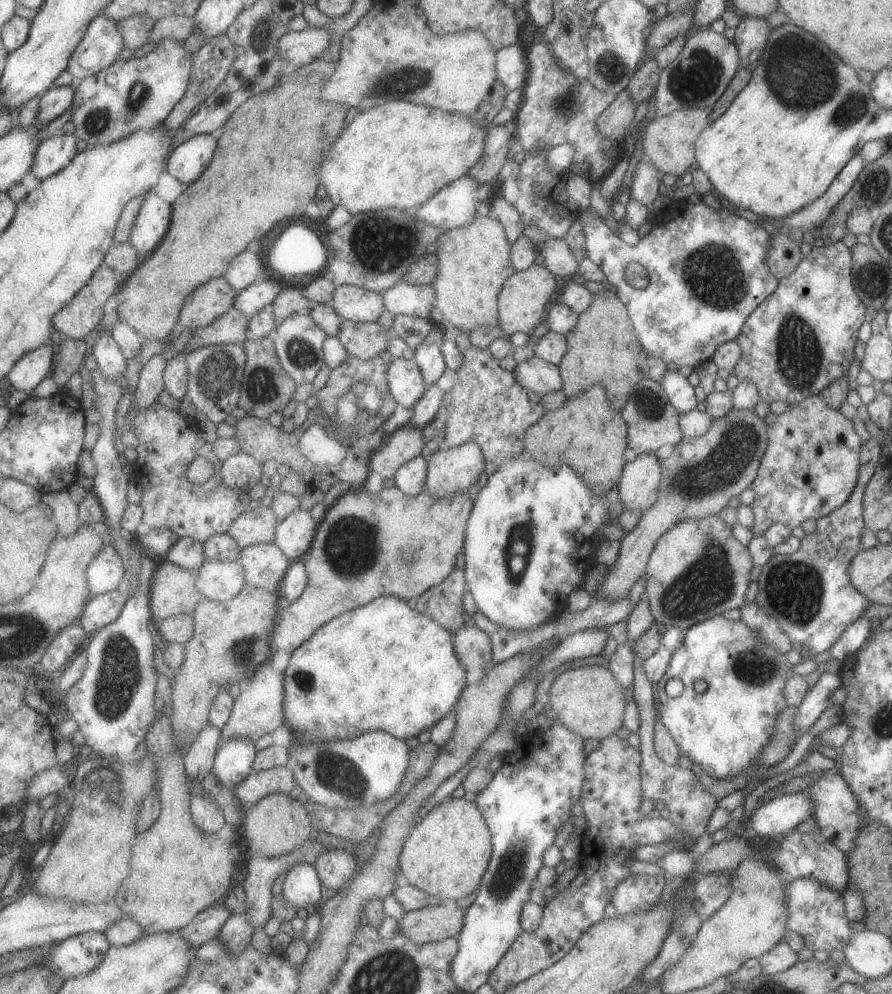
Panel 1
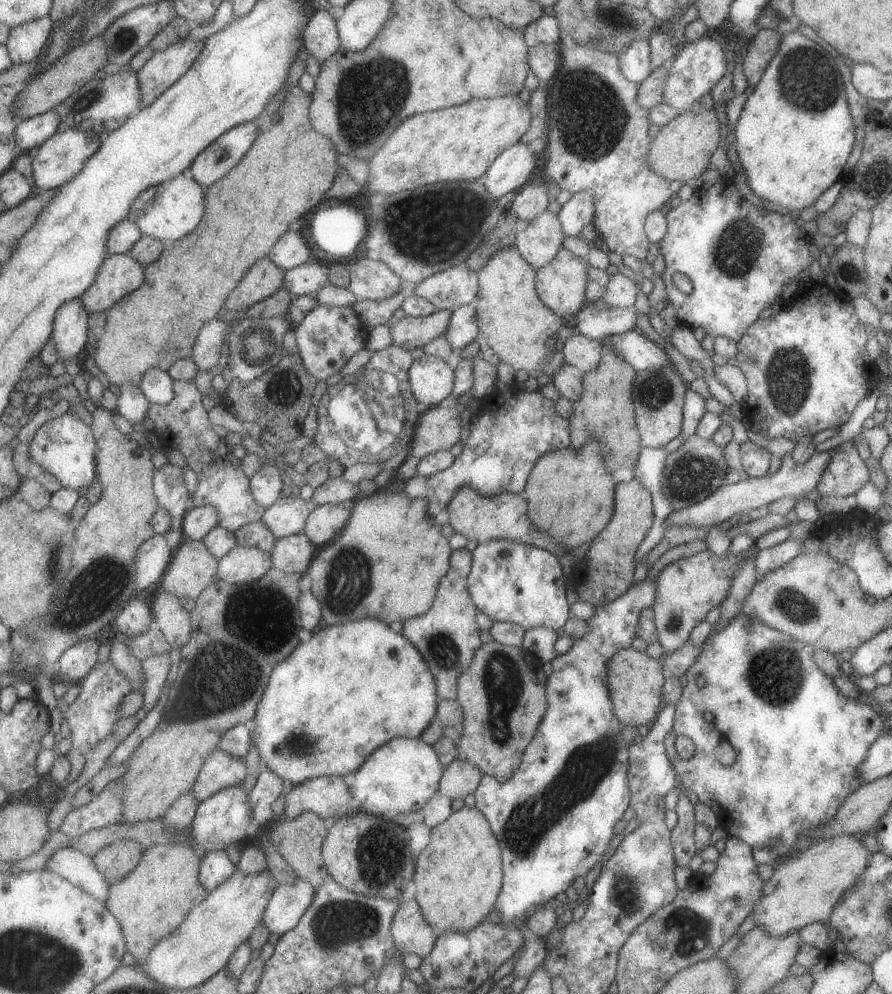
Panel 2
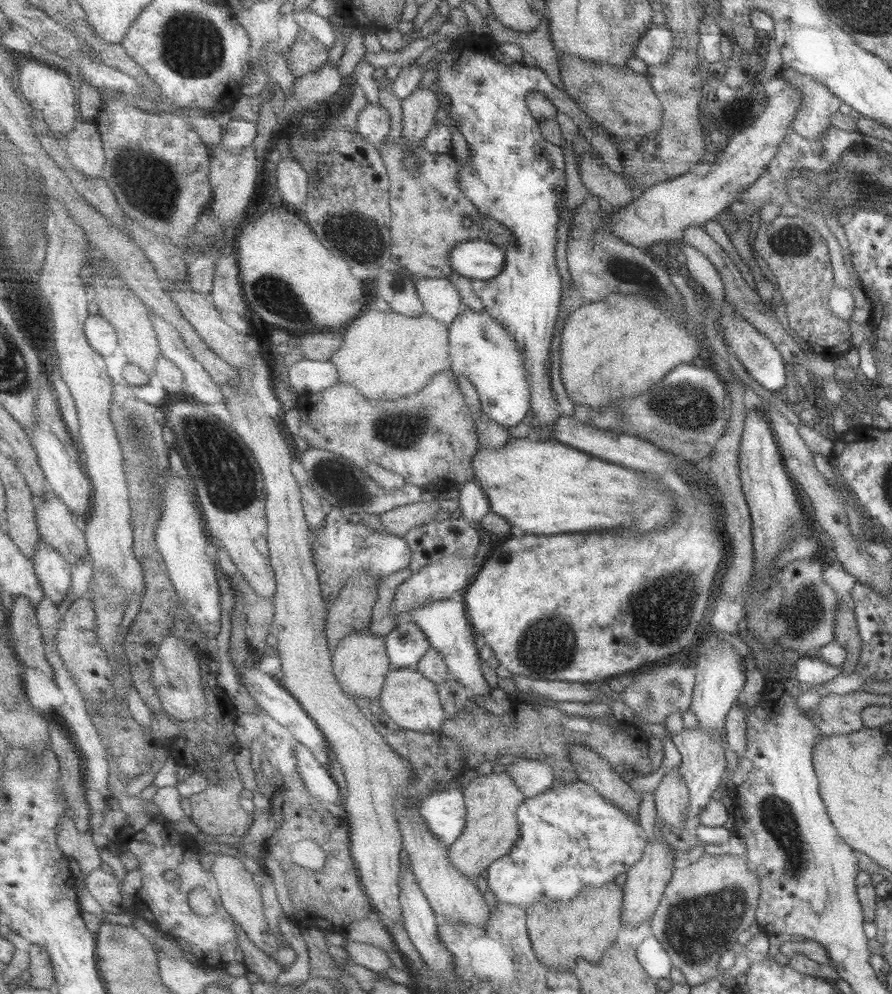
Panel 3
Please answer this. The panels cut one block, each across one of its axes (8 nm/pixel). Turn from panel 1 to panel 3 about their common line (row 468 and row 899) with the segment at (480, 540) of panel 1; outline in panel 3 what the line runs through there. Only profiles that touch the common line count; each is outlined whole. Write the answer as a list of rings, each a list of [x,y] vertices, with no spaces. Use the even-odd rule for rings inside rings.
[[[579,778],[573,784],[556,783],[551,790],[535,798],[527,798],[520,806],[517,812],[521,831],[519,840],[509,854],[495,860],[488,868],[488,887],[496,901],[521,908],[537,903],[569,904],[587,885],[599,888],[613,882],[617,874],[625,873],[644,854],[647,842],[639,820],[633,820]]]

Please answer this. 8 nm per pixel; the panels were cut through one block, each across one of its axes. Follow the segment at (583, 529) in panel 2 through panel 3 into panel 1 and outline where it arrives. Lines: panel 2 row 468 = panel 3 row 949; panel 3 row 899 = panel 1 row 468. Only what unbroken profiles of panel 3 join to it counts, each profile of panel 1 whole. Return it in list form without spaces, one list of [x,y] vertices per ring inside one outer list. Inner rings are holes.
[[[601,384],[567,400],[562,408],[547,412],[525,434],[525,450],[537,461],[551,467],[571,465],[594,491],[604,495],[622,479],[627,462],[623,456],[625,448],[628,448],[626,422],[621,412],[611,406]]]

